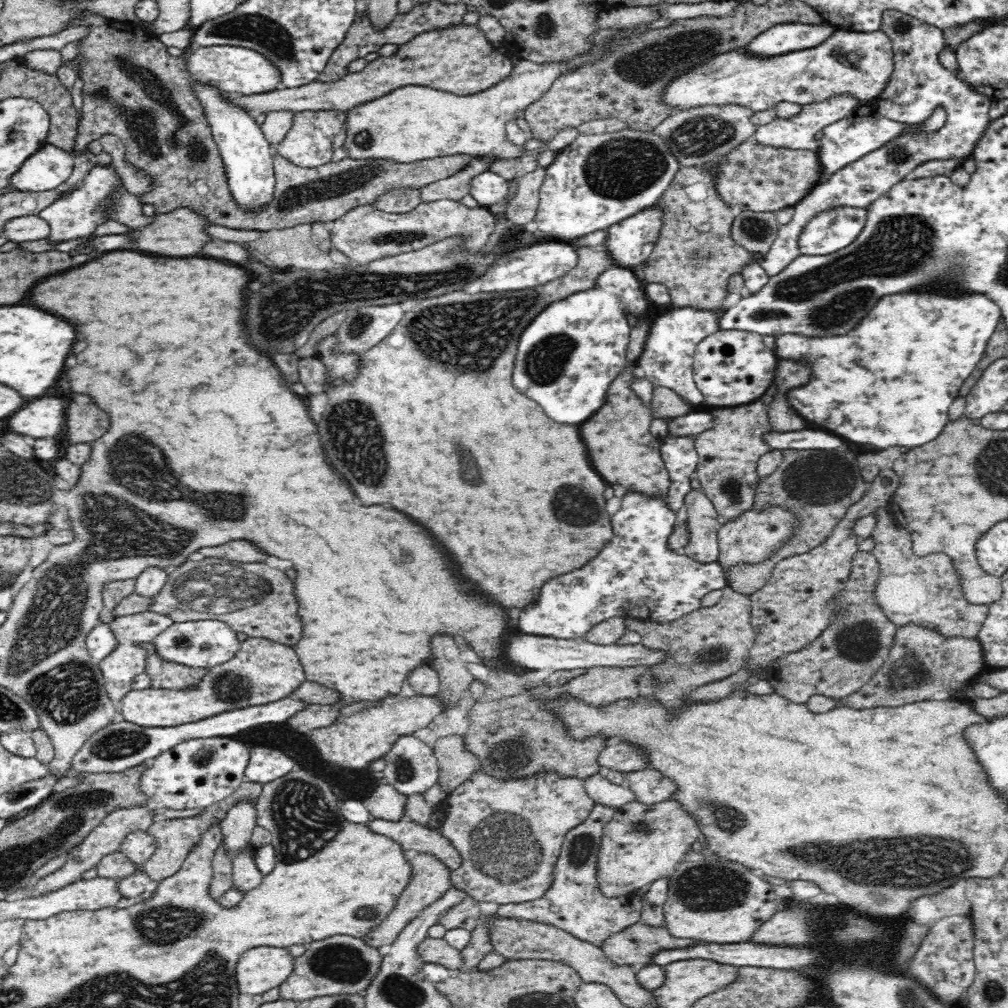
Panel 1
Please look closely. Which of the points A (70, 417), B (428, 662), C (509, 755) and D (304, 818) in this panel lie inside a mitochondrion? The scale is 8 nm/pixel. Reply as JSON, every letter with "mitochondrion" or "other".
{"A":"other","B":"other","C":"mitochondrion","D":"mitochondrion"}

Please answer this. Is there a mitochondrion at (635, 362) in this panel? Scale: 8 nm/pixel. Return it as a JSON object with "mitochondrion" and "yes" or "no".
{"mitochondrion":"no"}

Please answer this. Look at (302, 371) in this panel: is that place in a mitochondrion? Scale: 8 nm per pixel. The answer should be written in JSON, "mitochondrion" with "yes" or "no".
{"mitochondrion":"no"}

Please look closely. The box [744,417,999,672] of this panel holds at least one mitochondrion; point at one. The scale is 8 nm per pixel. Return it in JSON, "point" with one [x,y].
{"point":[818,479]}

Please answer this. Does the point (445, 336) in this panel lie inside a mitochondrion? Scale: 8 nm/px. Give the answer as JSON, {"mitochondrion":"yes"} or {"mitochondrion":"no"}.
{"mitochondrion":"yes"}

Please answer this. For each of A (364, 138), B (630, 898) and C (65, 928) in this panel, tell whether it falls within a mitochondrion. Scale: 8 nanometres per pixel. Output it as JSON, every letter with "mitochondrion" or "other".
{"A":"mitochondrion","B":"other","C":"other"}

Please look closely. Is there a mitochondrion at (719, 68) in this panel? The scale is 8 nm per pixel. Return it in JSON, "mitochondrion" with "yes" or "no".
{"mitochondrion":"yes"}

